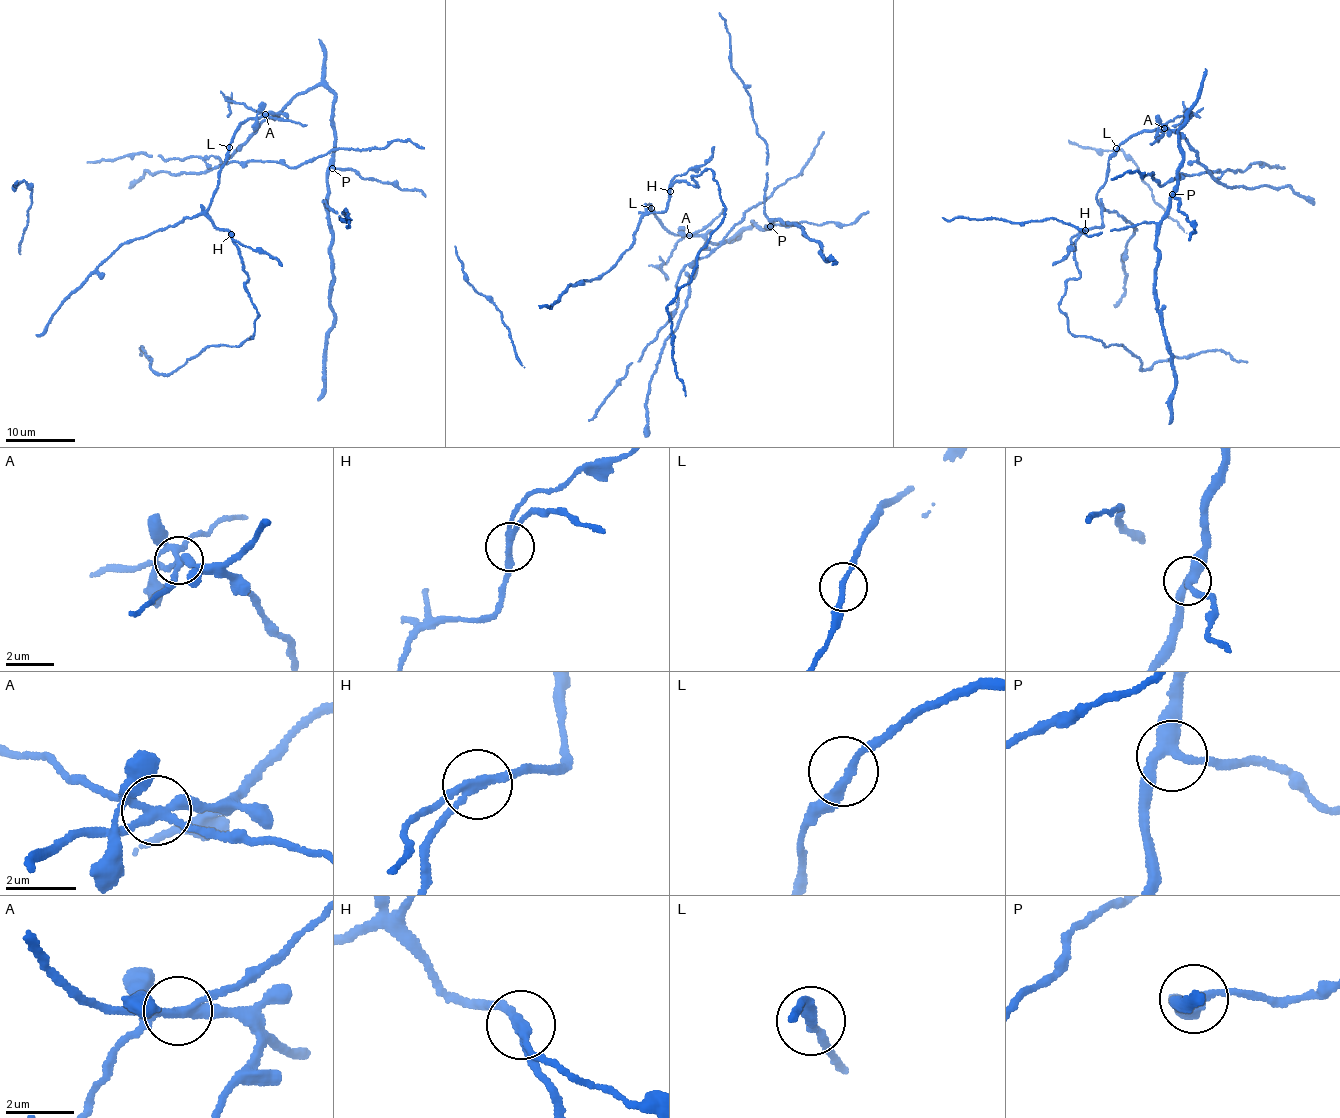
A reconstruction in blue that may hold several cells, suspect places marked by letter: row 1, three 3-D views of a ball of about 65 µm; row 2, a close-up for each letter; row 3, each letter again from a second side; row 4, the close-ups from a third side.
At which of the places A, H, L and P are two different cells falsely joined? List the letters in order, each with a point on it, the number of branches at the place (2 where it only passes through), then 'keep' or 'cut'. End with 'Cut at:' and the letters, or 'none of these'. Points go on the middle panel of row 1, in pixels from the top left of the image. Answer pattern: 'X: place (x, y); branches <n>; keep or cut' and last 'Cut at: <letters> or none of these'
A: place (689, 235); branches 5; cut
H: place (670, 191); branches 2; cut
L: place (651, 208); branches 2; keep
P: place (770, 226); branches 3; keep
Cut at: A, H

